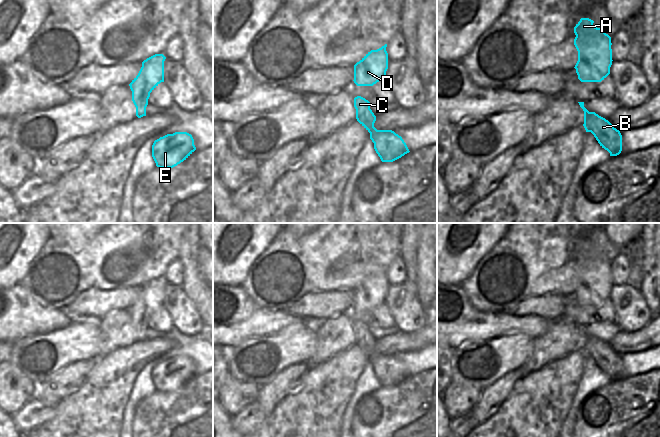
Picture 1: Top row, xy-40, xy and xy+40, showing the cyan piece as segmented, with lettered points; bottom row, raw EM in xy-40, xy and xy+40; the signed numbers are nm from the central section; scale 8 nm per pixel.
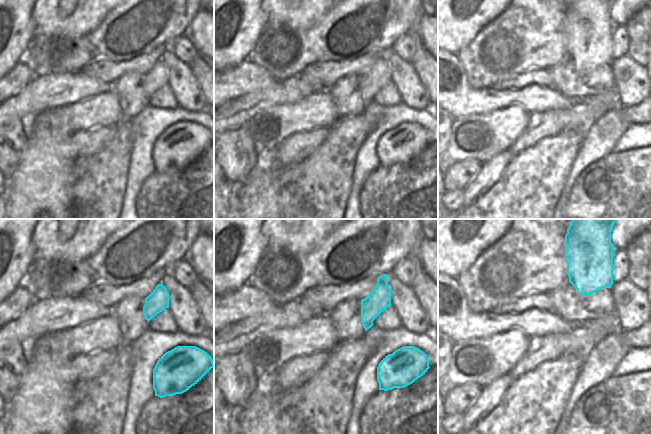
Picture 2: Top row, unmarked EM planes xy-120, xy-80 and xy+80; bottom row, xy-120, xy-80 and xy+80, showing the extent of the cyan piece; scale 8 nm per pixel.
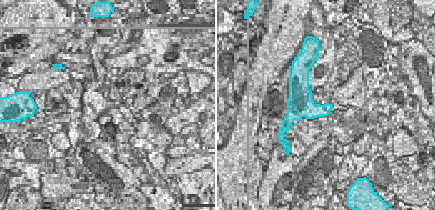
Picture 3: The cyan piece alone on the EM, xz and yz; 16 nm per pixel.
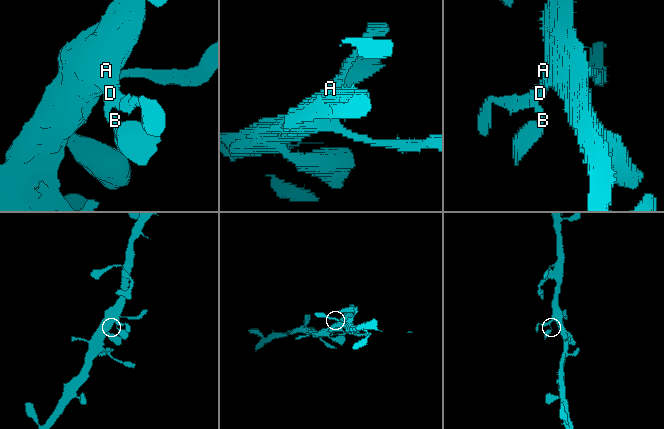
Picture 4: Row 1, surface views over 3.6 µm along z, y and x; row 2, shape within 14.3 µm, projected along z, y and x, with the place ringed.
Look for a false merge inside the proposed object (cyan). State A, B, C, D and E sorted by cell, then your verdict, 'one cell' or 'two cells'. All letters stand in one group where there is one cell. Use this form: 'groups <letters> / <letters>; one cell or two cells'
groups A B C D E; one cell

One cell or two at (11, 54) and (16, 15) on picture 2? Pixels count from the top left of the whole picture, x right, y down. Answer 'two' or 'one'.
one

